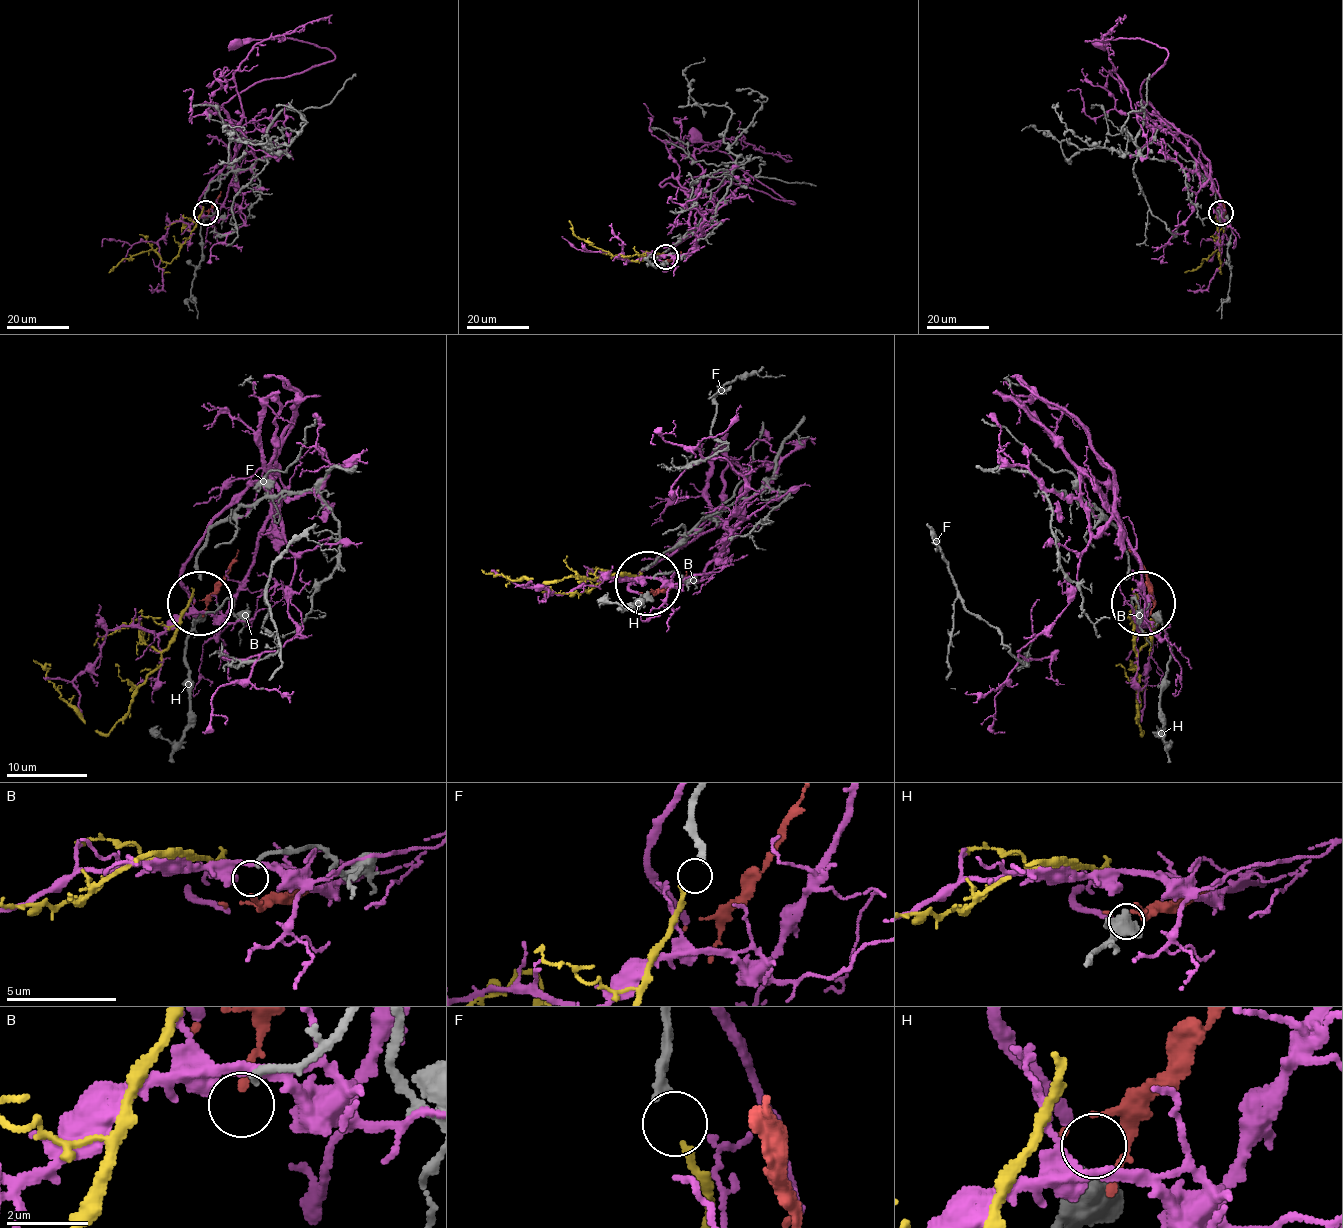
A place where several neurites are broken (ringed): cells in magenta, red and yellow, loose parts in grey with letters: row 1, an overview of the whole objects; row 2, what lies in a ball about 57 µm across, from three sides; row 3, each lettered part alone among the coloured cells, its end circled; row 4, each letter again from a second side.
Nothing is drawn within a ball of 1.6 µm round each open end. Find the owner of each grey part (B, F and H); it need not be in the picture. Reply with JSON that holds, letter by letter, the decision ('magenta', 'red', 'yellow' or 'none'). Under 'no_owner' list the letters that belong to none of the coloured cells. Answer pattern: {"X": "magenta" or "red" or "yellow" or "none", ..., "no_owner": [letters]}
{"B": "red", "F": "yellow", "H": "magenta", "no_owner": []}

